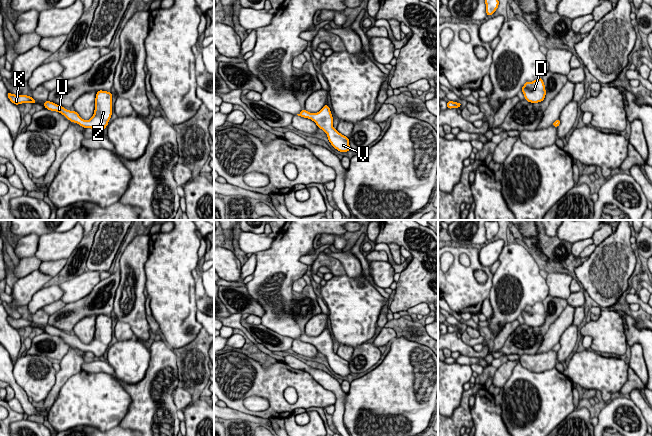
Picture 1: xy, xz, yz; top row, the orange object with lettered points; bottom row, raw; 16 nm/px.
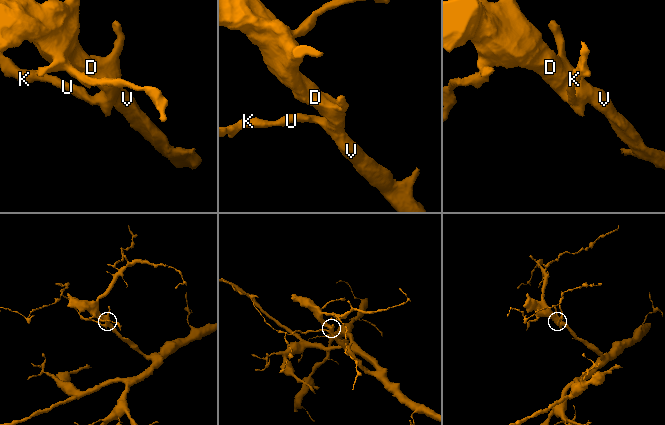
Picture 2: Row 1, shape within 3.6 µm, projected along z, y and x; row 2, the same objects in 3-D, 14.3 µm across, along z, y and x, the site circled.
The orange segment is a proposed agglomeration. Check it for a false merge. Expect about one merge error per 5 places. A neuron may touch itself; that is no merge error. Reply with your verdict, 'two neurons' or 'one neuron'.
one neuron

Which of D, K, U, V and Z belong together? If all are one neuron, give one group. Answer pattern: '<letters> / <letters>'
D K U V Z

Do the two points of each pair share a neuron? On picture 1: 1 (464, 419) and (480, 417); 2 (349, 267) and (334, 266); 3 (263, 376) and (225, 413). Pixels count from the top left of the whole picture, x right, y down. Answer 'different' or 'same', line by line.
1: different
2: different
3: different

